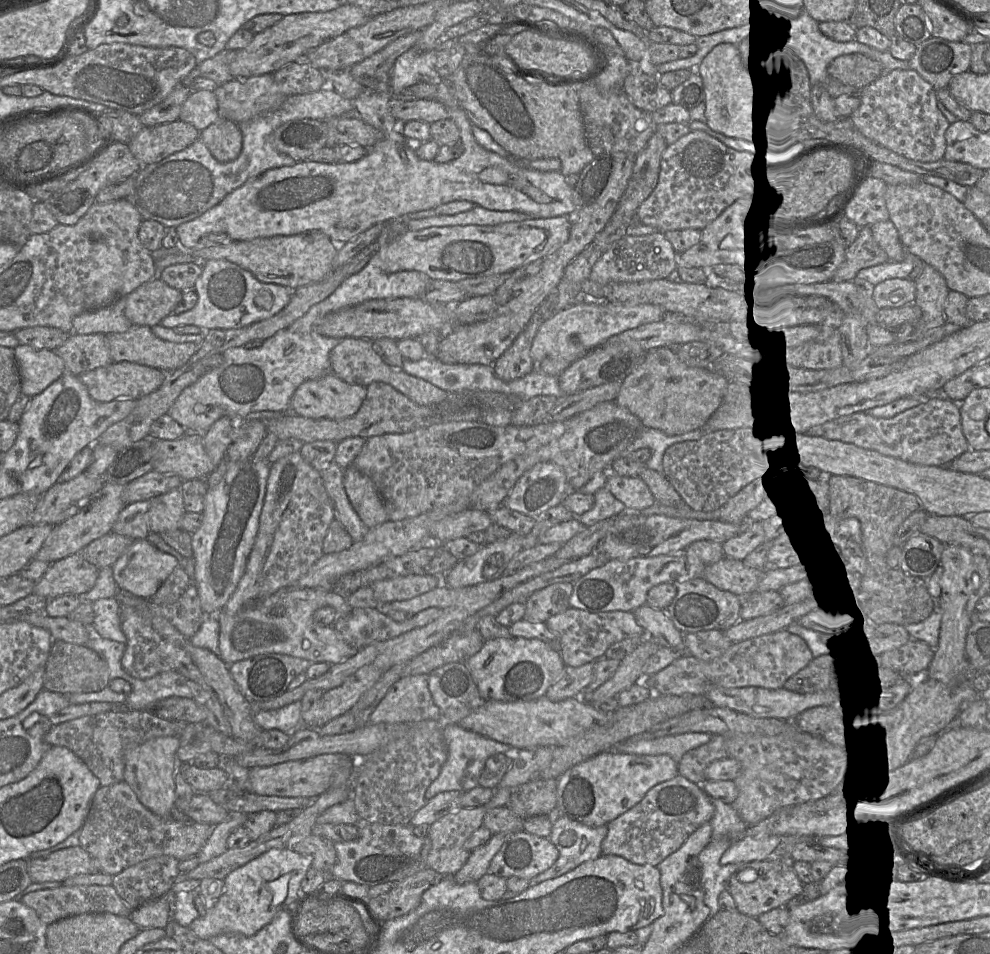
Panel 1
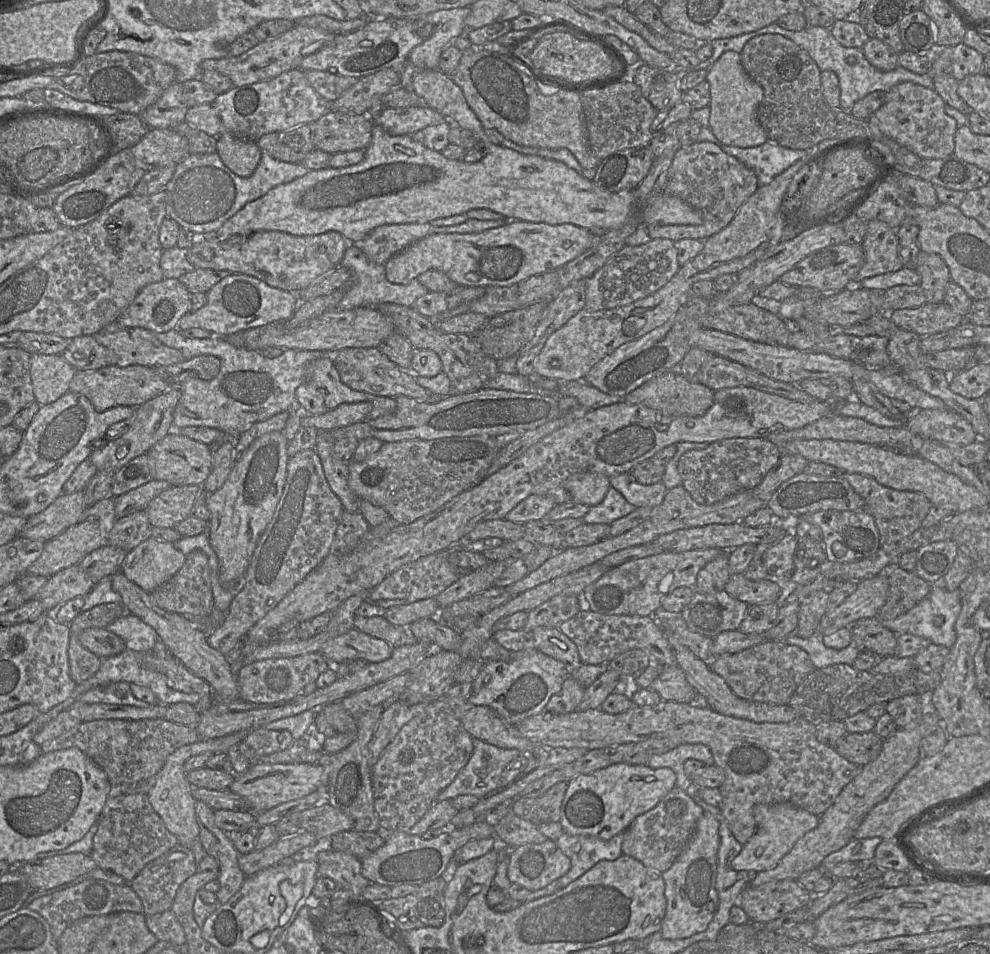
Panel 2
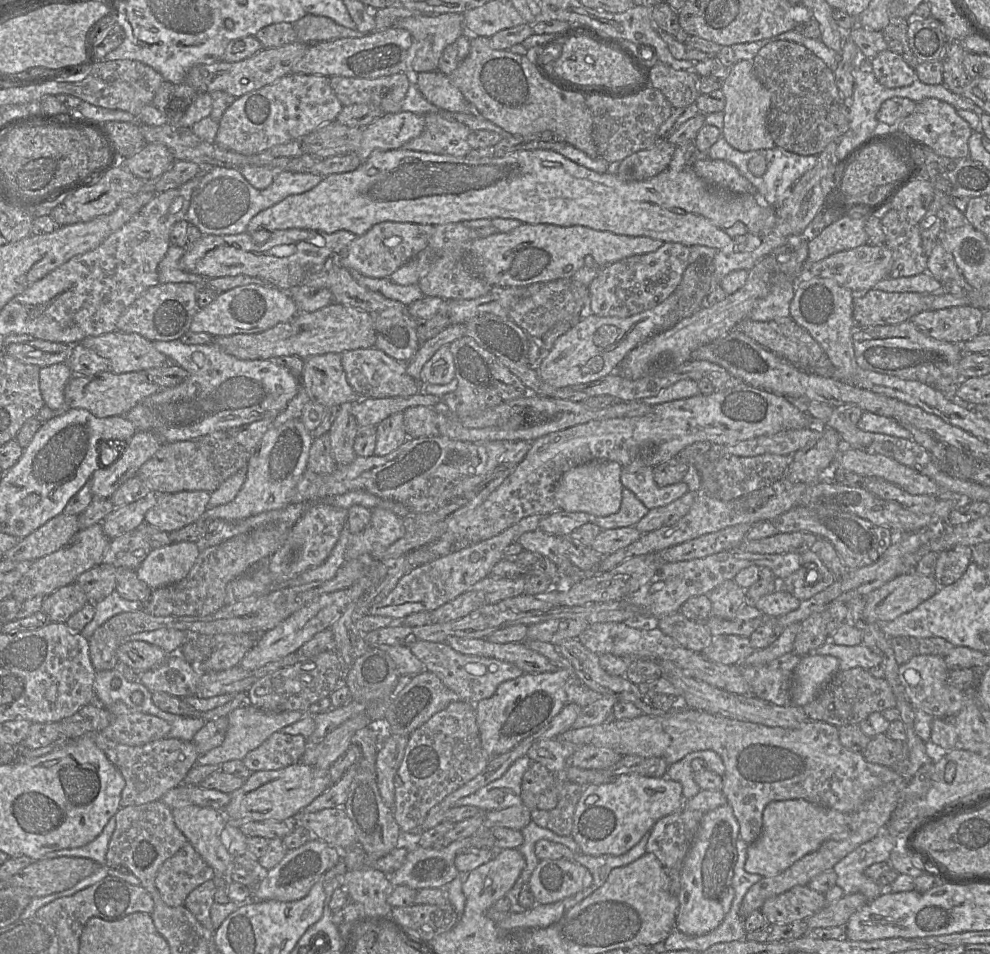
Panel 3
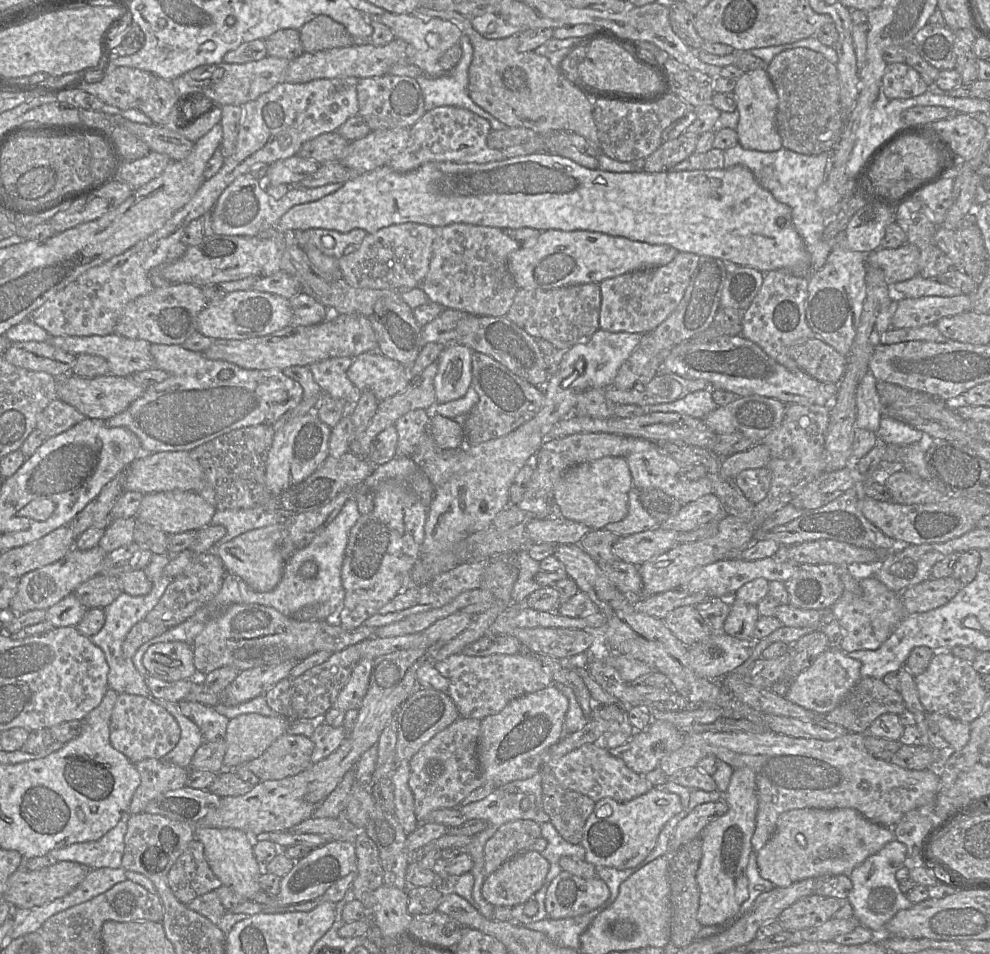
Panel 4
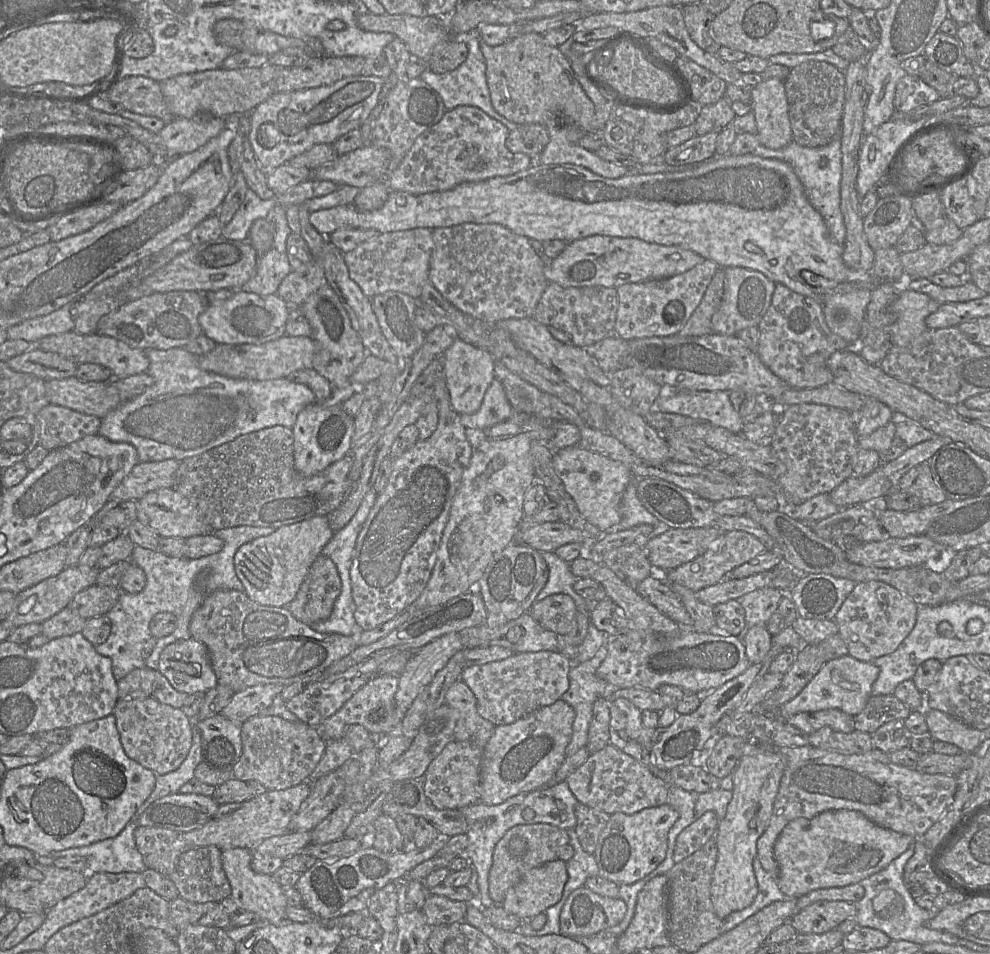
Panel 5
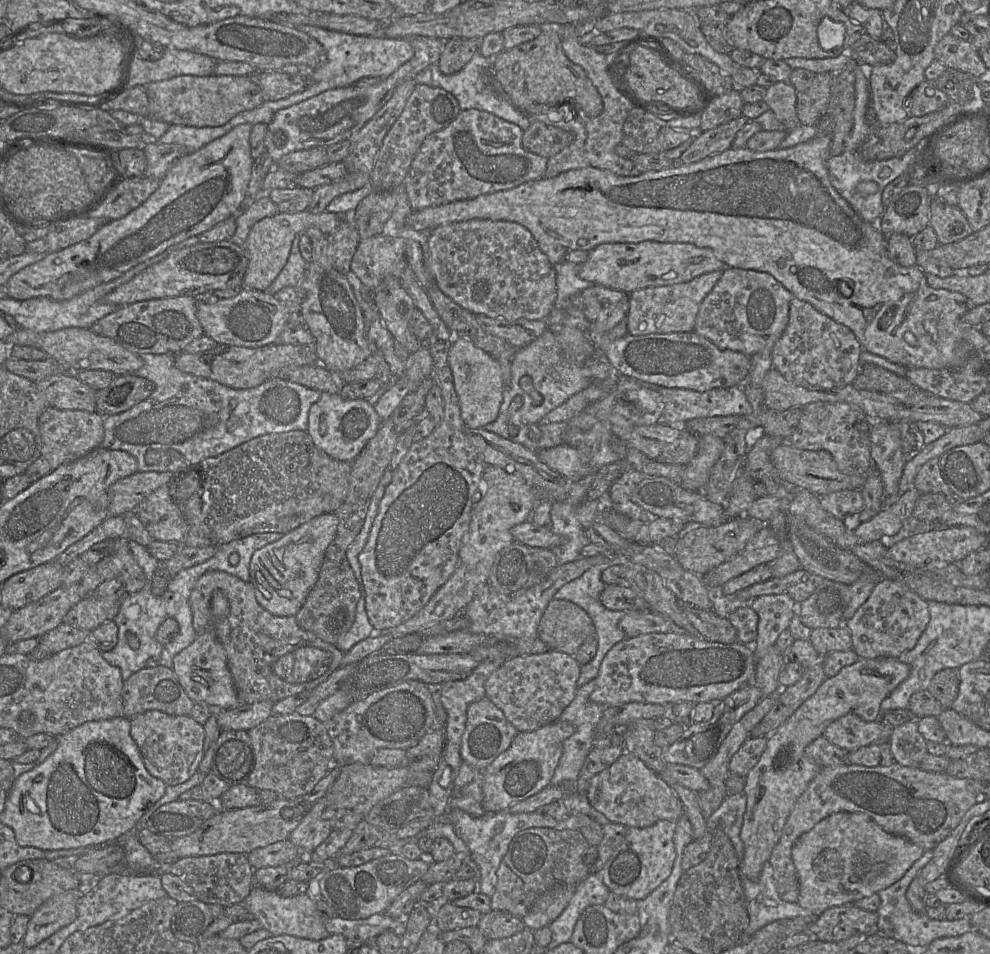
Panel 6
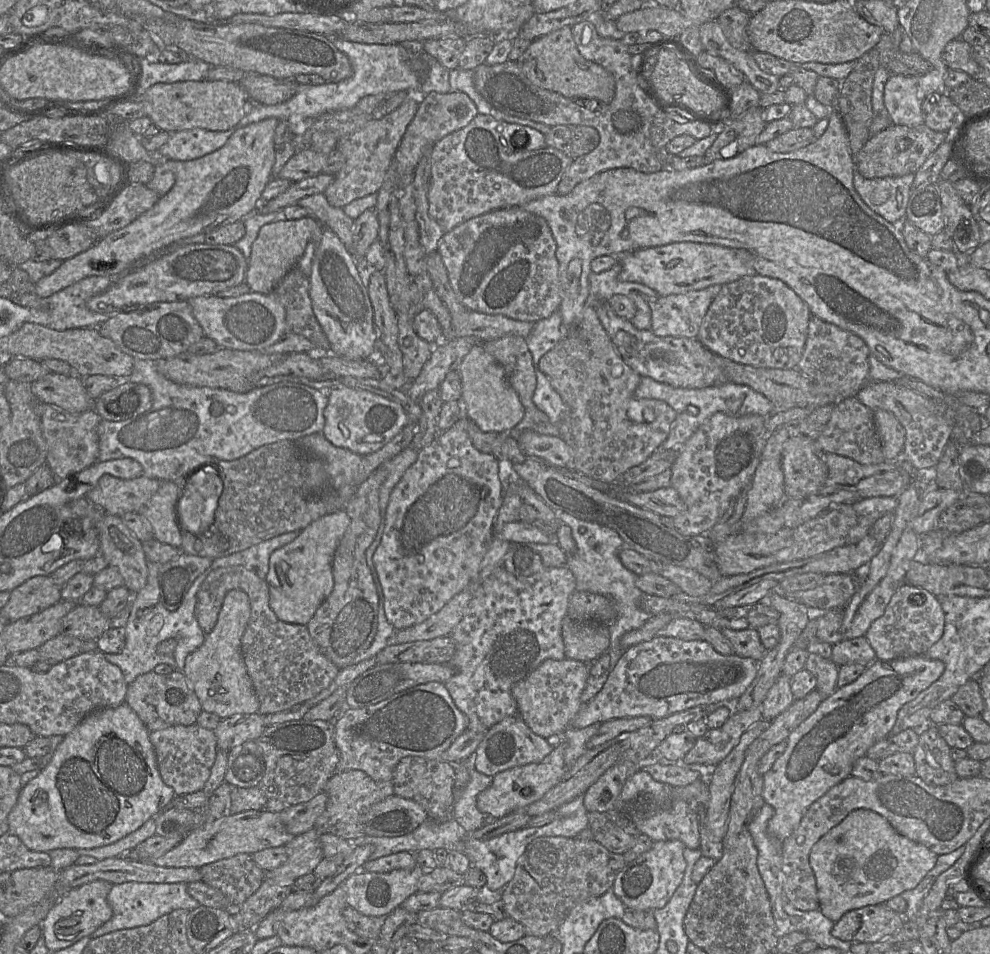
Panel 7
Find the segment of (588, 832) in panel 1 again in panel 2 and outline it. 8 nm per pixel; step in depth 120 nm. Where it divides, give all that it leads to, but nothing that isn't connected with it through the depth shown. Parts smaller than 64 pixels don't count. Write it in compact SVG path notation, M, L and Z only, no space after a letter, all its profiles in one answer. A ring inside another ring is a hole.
M563 833L555 840L556 847L571 860L570 870L561 878L553 881L559 889L564 888L595 864L602 860L616 860L622 853L621 834L614 836L608 841L595 836L573 836Z

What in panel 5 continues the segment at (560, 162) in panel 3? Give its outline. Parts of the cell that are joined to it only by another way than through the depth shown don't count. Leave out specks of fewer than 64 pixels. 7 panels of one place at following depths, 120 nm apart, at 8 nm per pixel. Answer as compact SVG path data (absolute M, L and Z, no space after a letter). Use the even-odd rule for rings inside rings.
M753 153L743 155L715 155L702 163L696 163L693 167L668 173L656 174L635 174L625 175L621 178L611 179L604 178L593 173L585 167L576 164L550 164L543 165L537 162L526 170L509 176L497 176L482 181L463 182L450 190L431 192L420 195L413 195L406 192L390 191L389 196L382 208L374 211L361 211L355 206L337 206L330 209L317 210L310 213L310 222L315 229L324 236L329 236L341 228L360 228L374 229L380 233L397 232L415 228L427 228L432 231L438 228L457 226L463 223L476 224L500 224L513 233L534 239L539 242L547 240L562 240L566 243L582 239L592 235L606 235L621 238L638 238L649 243L655 243L665 246L679 246L696 252L705 260L715 262L719 267L742 267L764 274L768 279L775 283L780 283L792 291L820 299L837 285L844 282L860 284L872 289L876 286L876 278L871 271L854 270L849 268L843 261L844 244L835 242L829 235L827 225L821 214L810 204L802 183L797 177L792 167L784 161L778 159L762 158Z

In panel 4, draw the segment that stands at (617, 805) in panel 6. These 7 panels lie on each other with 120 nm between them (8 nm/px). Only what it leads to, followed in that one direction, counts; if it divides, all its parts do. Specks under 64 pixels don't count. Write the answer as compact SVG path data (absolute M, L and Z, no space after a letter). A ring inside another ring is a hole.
M602 742L584 744L561 757L551 757L548 753L545 763L564 787L588 796L594 802L603 798L627 802L654 787L643 774L633 771L622 759L613 756Z

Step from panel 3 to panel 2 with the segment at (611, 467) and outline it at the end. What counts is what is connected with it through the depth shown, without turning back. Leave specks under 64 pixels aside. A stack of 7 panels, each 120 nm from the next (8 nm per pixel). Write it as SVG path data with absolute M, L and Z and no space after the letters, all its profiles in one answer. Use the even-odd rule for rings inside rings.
M591 472L576 474L565 482L573 501L590 507L601 503L611 487L609 477Z

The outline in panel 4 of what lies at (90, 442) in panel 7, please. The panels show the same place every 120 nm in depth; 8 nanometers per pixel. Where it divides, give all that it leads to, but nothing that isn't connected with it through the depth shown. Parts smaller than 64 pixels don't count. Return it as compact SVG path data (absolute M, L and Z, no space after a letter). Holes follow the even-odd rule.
M57 398L38 415L36 427L46 438L51 438L67 431L85 418L76 408Z

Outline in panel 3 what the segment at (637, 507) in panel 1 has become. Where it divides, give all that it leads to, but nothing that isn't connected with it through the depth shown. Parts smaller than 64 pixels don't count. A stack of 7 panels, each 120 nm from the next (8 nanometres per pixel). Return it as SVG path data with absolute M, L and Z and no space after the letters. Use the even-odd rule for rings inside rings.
M626 466L621 472L621 483L650 510L666 506L689 492L687 484L660 487L655 483L652 466Z

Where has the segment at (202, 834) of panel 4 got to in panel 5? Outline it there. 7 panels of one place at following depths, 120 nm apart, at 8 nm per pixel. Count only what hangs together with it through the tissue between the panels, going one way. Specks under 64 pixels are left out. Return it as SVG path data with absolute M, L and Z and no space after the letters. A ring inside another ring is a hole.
M247 848L221 850L222 866L231 886L231 896L244 911L257 914L263 923L280 925L287 921L287 899L272 875L256 873L251 868L252 851Z

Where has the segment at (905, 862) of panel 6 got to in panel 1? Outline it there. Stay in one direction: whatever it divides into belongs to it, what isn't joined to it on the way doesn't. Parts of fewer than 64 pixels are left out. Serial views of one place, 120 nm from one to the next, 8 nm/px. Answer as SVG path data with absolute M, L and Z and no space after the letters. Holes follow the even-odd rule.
M745 836L731 845L721 856L719 864L721 866L741 866L755 861L763 861L773 856L780 840L781 837L778 836Z

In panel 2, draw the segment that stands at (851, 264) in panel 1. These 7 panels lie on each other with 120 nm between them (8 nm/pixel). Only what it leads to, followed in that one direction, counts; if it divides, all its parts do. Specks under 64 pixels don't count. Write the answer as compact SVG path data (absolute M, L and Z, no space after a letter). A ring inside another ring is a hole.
M880 220L867 222L867 231L861 247L864 251L865 259L856 276L856 281L896 272L904 268L899 256L896 229L885 222Z

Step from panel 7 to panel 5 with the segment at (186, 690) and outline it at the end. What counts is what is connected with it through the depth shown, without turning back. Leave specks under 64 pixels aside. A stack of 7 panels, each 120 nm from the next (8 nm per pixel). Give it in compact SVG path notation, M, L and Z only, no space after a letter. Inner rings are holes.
M135 669L118 681L119 699L153 698L160 703L181 709L189 694L176 690L158 670Z

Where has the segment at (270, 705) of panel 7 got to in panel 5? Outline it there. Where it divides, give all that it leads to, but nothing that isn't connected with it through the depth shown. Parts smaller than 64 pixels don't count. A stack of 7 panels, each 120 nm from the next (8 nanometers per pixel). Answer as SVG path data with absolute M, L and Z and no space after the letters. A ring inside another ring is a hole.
M236 590L207 594L192 615L190 633L207 647L218 683L234 692L260 684L286 687L303 681L359 647L358 635L320 632L296 619L288 607L261 605Z

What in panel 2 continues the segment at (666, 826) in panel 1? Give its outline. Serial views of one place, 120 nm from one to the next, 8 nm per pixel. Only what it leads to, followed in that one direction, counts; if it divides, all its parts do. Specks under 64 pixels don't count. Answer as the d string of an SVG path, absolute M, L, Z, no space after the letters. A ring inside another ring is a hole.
M675 786L654 808L636 817L621 834L622 853L662 873L668 870L682 853L704 812L693 798Z

